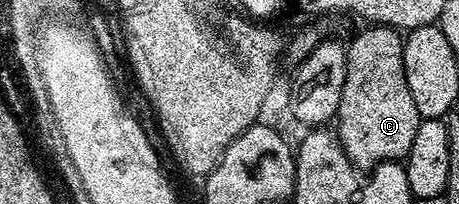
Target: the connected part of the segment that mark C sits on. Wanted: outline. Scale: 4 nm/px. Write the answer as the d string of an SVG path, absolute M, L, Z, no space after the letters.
M367 26L364 32L356 34L352 44L346 45L345 90L341 90L337 135L343 153L350 158L356 169L374 170L378 164L402 161L413 146L413 138L417 138L421 117L413 102L413 94L409 94L409 82L405 78L403 42L404 37L393 27Z

